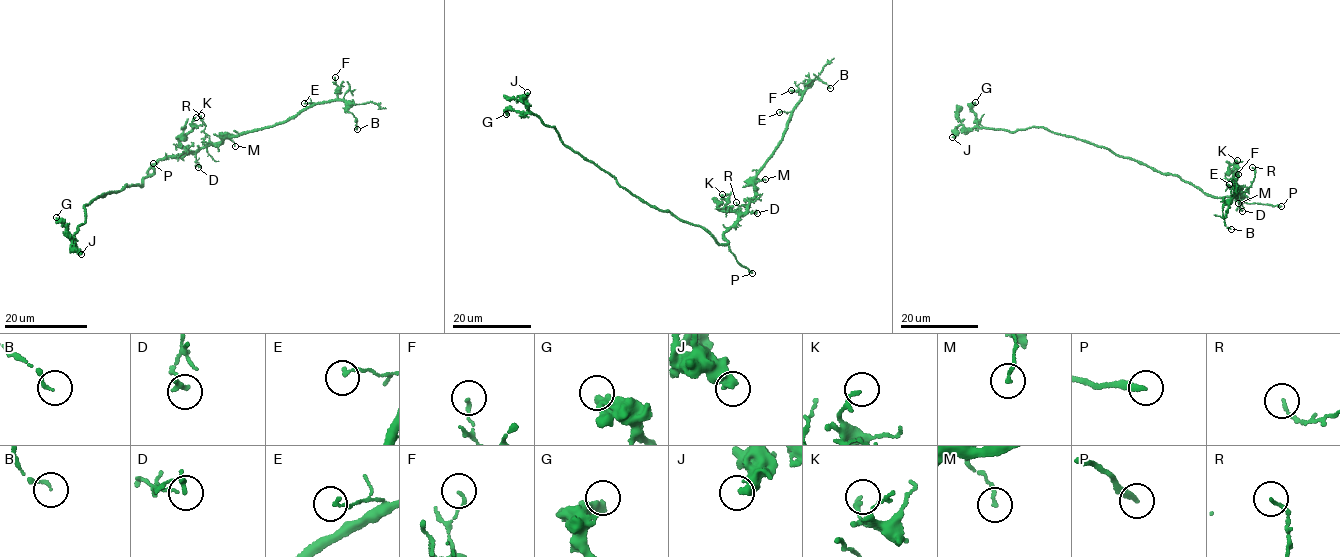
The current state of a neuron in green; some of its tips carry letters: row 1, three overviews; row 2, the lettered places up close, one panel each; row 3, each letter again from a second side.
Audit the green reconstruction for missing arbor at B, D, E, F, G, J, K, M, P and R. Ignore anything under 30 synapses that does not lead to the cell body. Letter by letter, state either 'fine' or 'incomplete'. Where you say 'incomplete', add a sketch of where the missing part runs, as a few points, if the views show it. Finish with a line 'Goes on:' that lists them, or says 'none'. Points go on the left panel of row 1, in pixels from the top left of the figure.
B: fine
D: fine
E: fine
F: fine
G: fine
J: fine
K: fine
M: fine
P: incomplete
R: fine
Goes on: P

